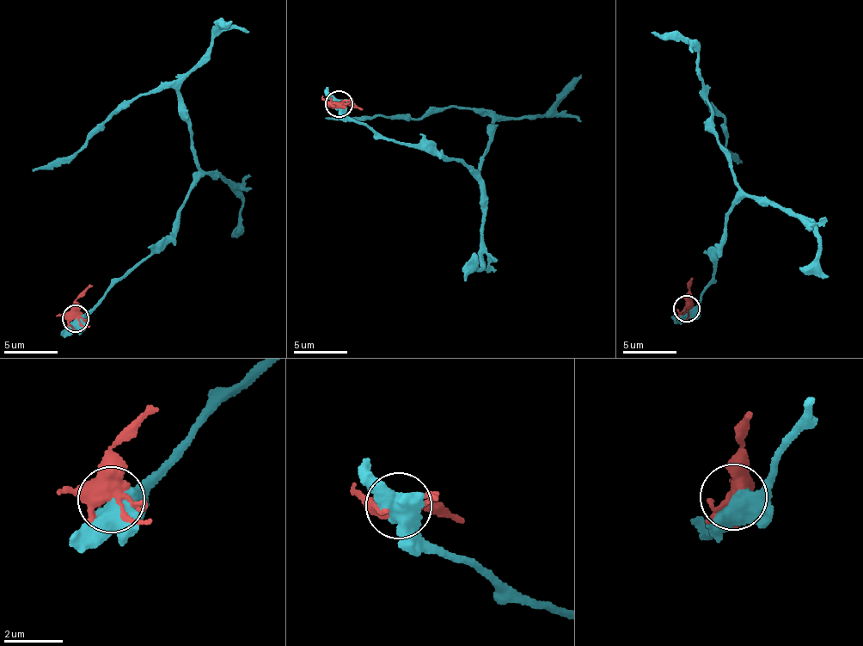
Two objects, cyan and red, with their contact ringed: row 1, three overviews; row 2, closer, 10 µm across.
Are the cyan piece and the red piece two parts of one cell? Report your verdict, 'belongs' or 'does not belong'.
does not belong

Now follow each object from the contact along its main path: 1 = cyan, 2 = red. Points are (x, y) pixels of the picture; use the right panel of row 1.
1: (687, 308), (712, 280), (711, 256), (737, 193), (703, 95), (743, 163)
2: (687, 308), (687, 292), (693, 279)

